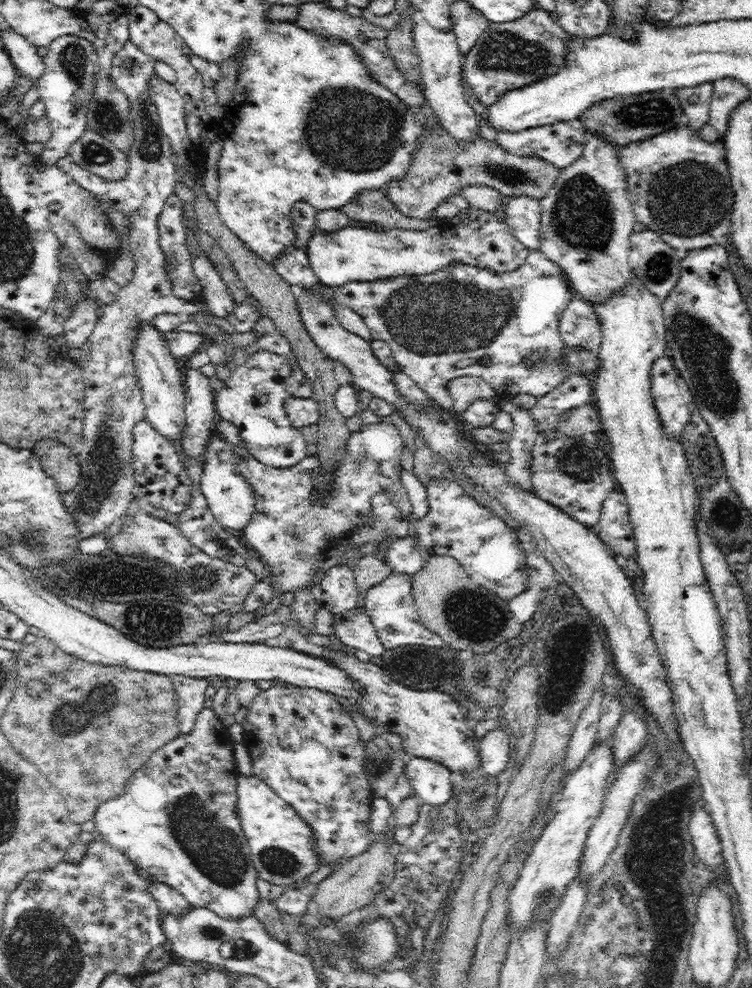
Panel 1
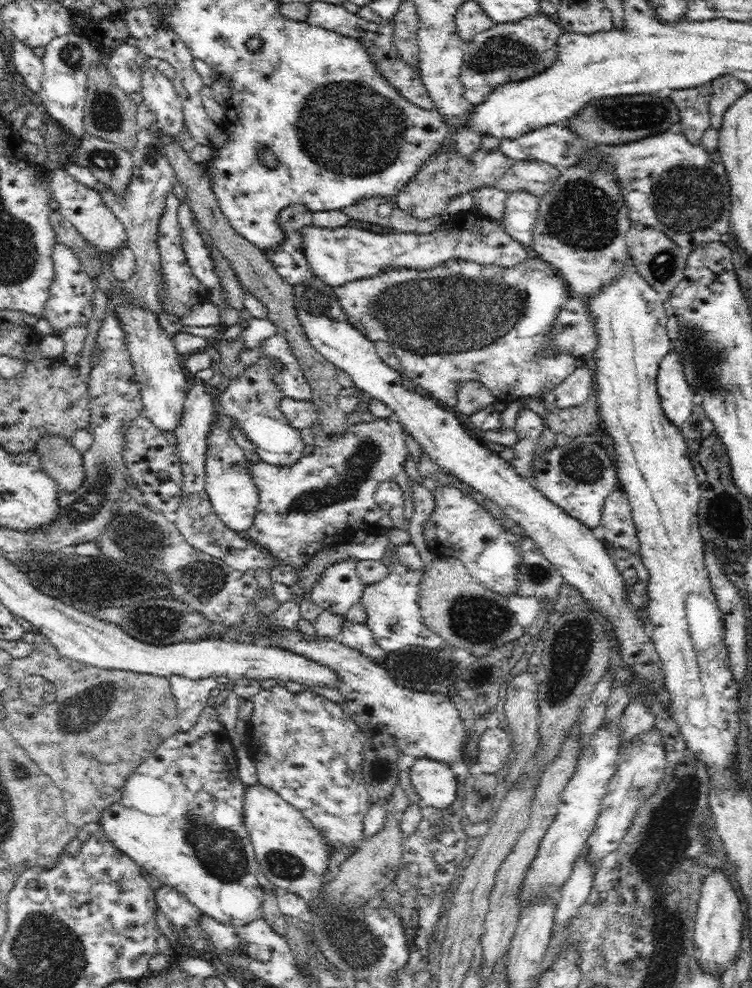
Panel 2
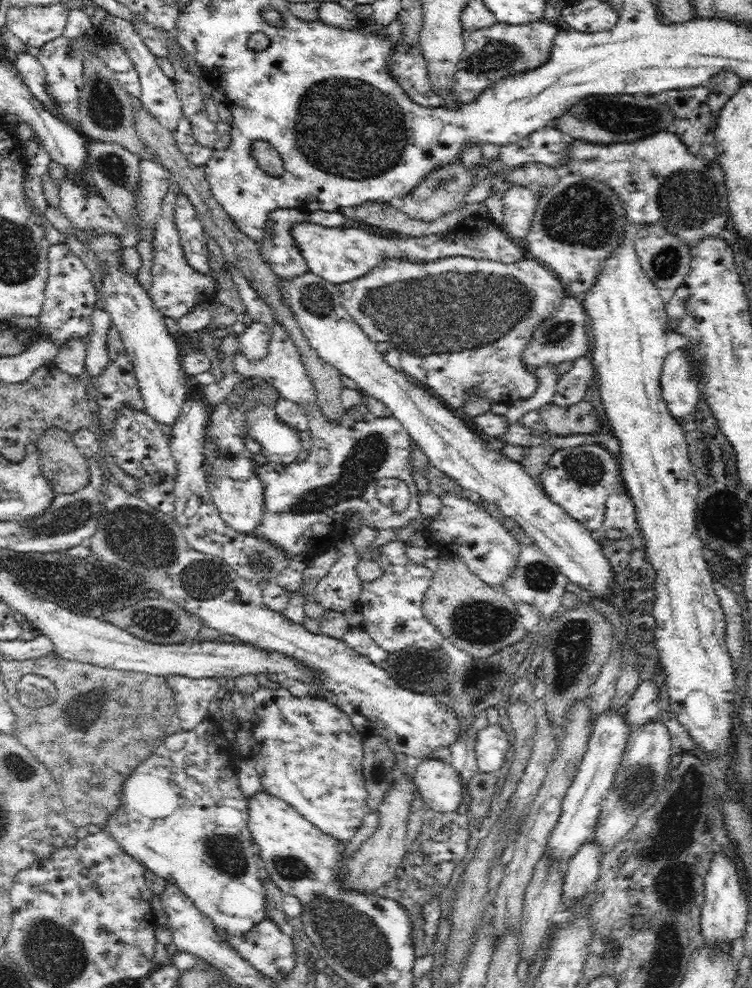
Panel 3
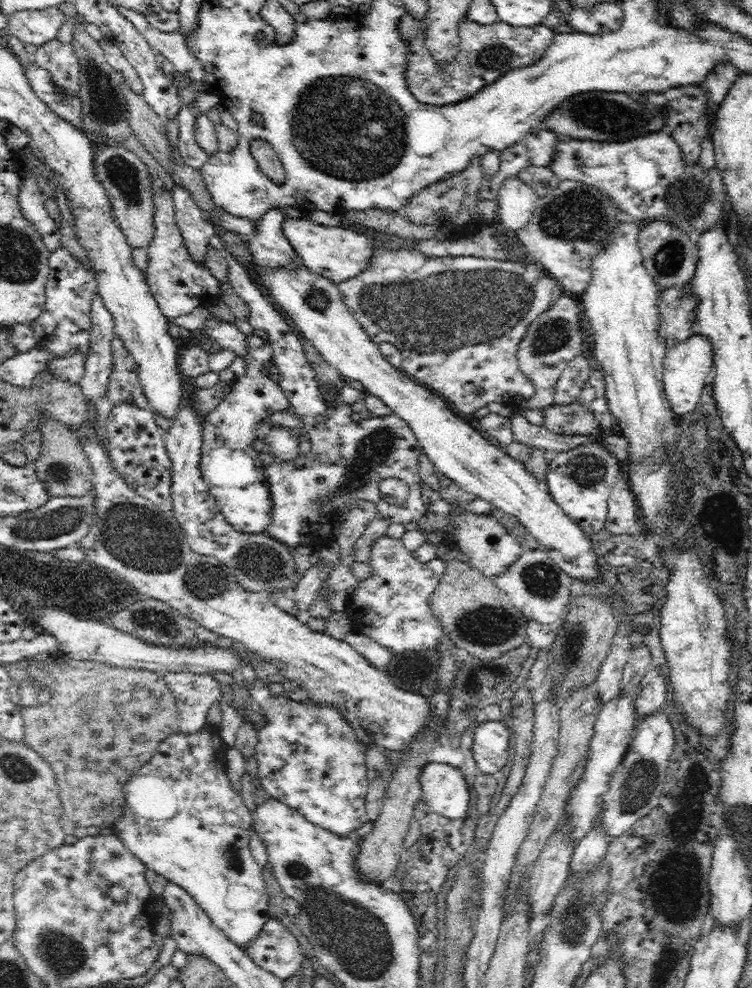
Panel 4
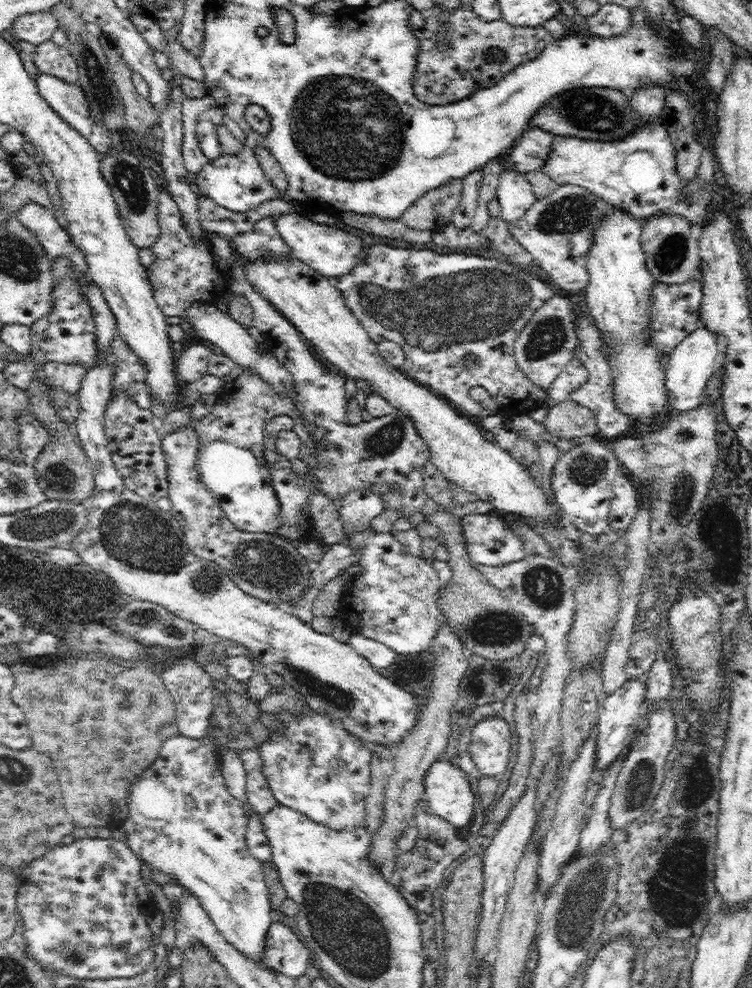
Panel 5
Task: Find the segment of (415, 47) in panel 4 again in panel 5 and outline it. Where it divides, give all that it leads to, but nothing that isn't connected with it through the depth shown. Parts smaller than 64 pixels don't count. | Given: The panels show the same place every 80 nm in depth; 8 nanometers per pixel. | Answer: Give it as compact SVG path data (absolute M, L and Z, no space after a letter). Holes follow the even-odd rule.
M462 5L441 14L440 7L414 11L410 14L412 33L418 37L420 53L412 76L412 88L418 99L430 105L448 105L468 98L478 89L494 86L518 66L538 58L553 36L542 25L512 26L504 19L486 22L474 13L471 5ZM445 24L449 37L440 41L440 26Z

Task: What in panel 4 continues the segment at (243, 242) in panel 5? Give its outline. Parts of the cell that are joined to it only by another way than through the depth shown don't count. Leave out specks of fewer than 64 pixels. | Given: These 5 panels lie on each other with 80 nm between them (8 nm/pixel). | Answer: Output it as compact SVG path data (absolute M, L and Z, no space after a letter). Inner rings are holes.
M279 209L266 212L257 222L255 231L246 240L252 260L259 268L286 267L300 271L306 267L283 233L282 225L286 219L286 215Z

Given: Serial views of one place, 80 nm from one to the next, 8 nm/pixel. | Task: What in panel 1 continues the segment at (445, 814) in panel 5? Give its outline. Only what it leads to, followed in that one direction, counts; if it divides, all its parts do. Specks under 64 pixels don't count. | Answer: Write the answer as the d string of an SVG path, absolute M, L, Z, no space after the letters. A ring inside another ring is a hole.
M412 758L405 764L404 775L418 800L426 805L446 804L452 796L451 770L442 763L427 758Z

